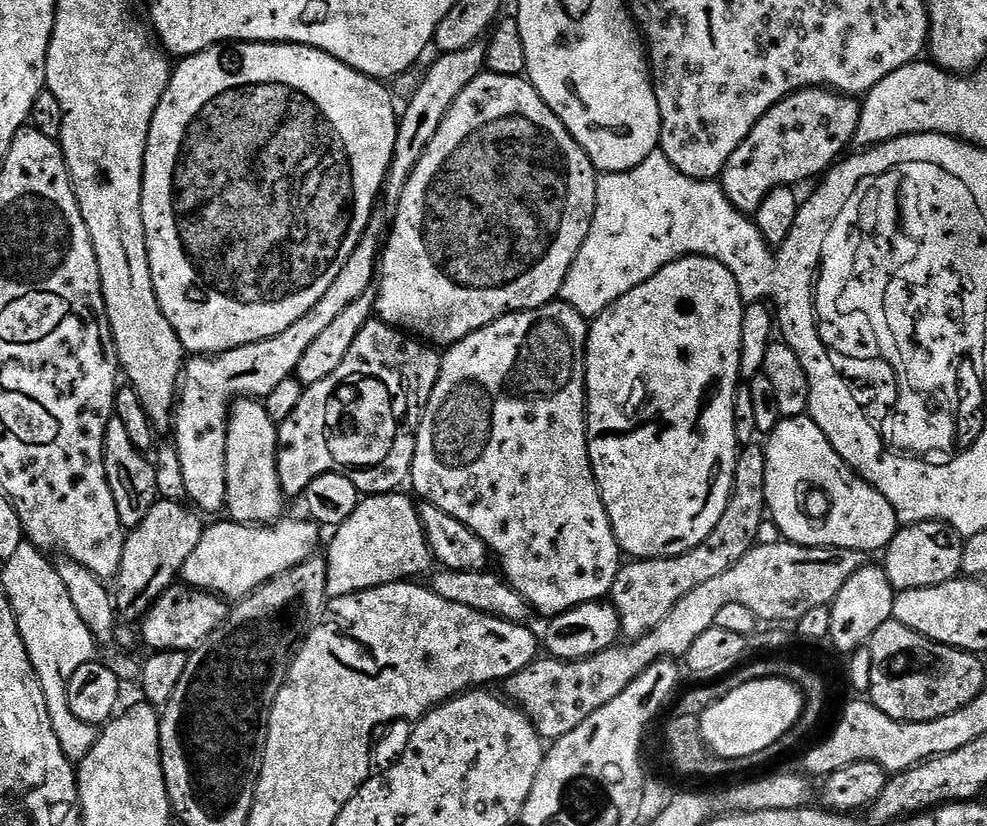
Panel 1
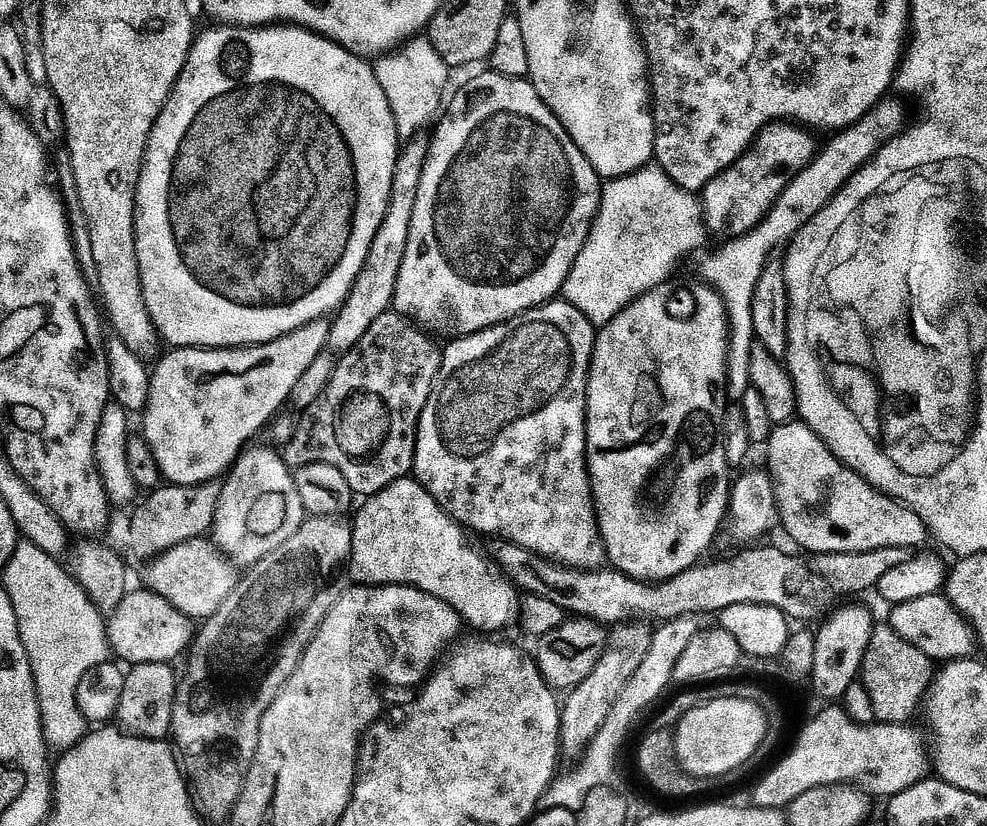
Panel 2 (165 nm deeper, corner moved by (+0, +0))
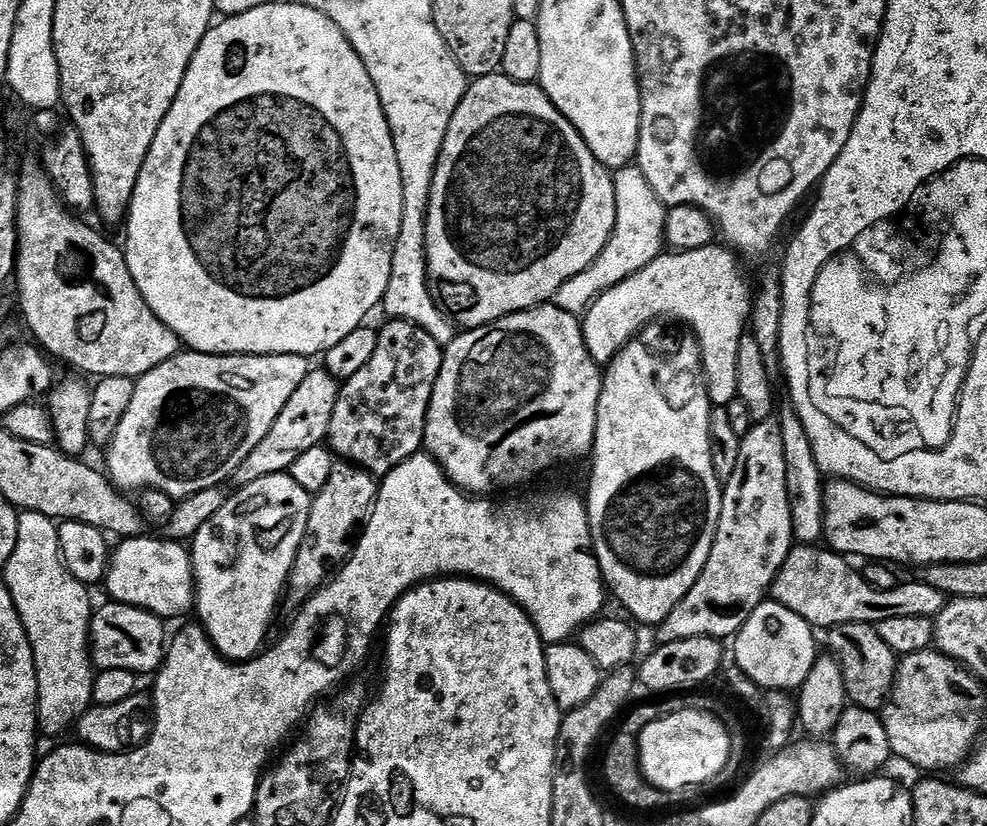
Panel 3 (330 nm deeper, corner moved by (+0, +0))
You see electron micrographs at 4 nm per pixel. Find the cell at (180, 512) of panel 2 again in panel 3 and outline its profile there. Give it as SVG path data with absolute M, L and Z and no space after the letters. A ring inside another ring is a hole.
M309 371L306 378L302 378L302 386L294 390L290 402L278 414L278 422L270 428L270 434L262 438L242 462L242 466L232 475L231 483L236 486L243 486L250 482L258 482L258 478L273 476L279 472L287 473L298 462L301 454L306 450L321 447L328 439L330 420L334 418L334 408L340 397L341 381L331 375L328 371Z

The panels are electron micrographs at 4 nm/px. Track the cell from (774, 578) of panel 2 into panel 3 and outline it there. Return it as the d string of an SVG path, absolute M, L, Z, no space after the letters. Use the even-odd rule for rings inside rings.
M797 543L772 583L770 593L771 599L786 606L786 610L794 610L813 629L831 630L843 624L875 626L886 618L934 618L944 609L945 593L926 586L923 579L916 578L909 584L898 582L890 590L882 590L866 582L863 571L855 572L841 553L820 547L815 543Z

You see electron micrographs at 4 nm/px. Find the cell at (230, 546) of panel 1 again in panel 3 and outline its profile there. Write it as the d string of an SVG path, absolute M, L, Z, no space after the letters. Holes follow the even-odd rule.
M148 534L121 539L111 553L106 585L113 601L144 608L155 616L169 618L191 613L196 599L196 578L192 574L192 557L183 543L169 538L151 540Z

